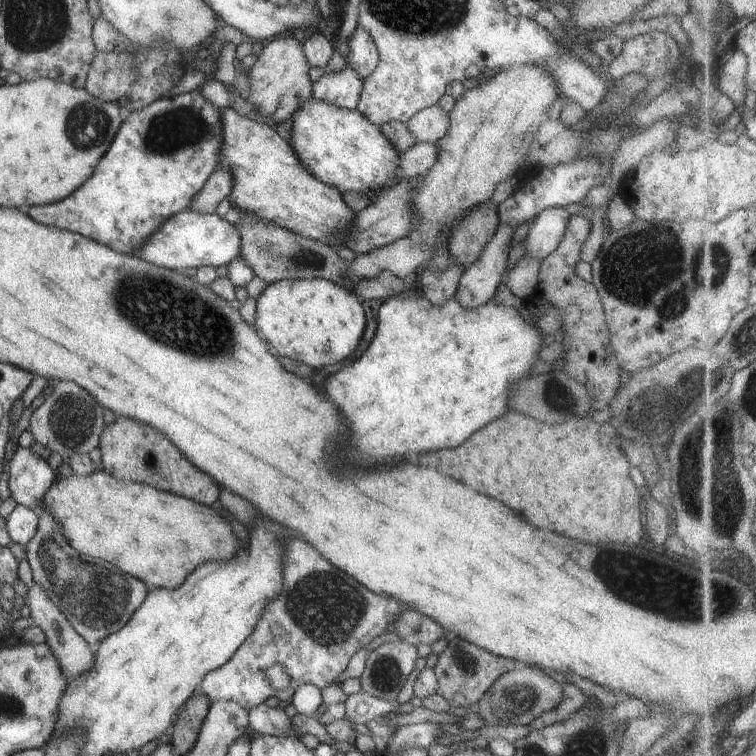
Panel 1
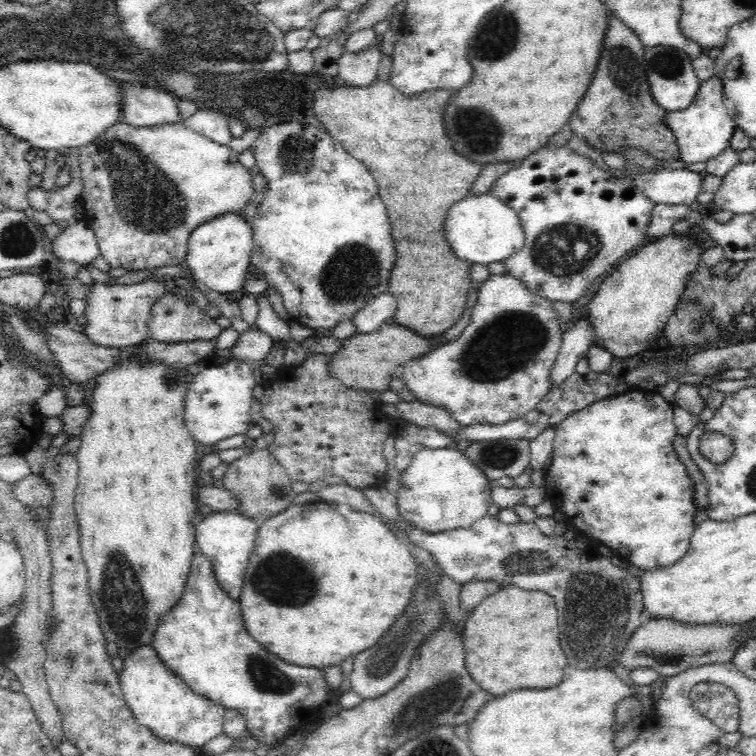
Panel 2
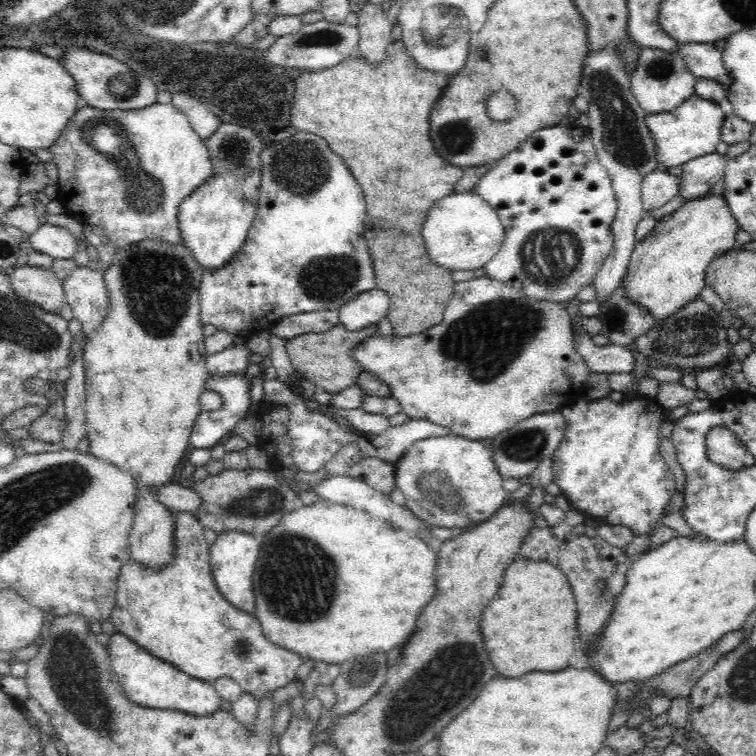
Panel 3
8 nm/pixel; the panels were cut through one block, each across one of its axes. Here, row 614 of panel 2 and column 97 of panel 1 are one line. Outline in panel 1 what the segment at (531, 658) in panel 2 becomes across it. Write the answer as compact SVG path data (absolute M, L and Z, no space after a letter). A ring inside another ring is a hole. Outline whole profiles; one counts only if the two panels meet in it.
M96 469L87 476L77 475L74 472L68 477L58 475L55 482L43 494L42 502L55 521L61 524L68 542L80 554L108 560L110 564L118 566L122 572L140 578L148 586L162 586L168 590L178 588L186 580L190 570L194 570L198 564L206 560L231 559L238 546L238 540L232 538L230 524L218 510L196 504L182 496L174 496L168 491L158 490L146 483L114 478L104 470Z

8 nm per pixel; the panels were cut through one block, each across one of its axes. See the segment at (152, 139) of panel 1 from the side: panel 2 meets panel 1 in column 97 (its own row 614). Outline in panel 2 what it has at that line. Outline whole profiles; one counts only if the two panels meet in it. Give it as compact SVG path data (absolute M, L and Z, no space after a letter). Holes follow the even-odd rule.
M196 550L180 602L162 616L151 645L156 649L160 661L182 679L188 688L224 709L237 710L246 719L247 730L258 740L259 747L268 747L272 742L280 742L288 736L290 730L298 730L321 720L330 688L322 669L284 662L256 642L248 631L244 630L242 620L239 601L230 598L230 595L222 590L214 576L210 559Z

